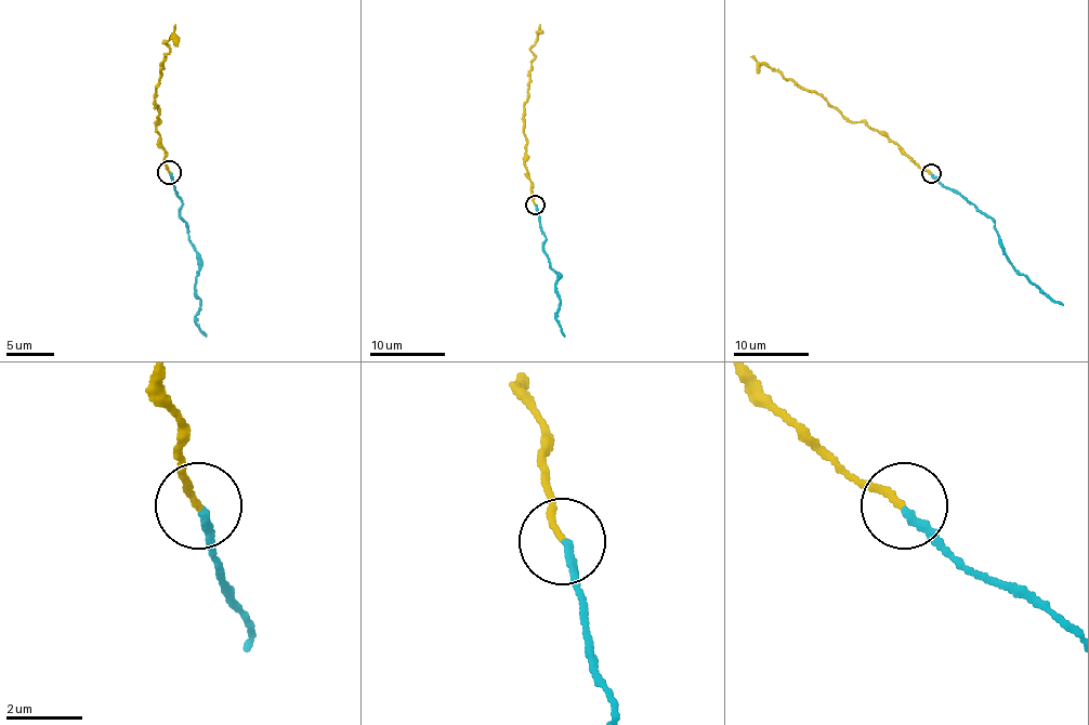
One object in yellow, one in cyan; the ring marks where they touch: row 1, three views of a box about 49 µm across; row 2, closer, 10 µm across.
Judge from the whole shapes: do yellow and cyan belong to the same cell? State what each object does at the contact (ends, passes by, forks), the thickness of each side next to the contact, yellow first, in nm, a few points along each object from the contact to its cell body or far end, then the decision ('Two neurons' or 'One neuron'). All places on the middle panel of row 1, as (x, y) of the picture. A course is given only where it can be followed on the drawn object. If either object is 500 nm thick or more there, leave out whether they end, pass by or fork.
At the ring yellow ends. At the ring cyan ends. Thickness 170 nm (yellow) against 220 nm. Course of yellow: (535, 206), (525, 160), (523, 103), (535, 57), (530, 47), (540, 24). Course of cyan: (535, 206), (546, 237), (543, 251), (550, 267), (559, 275), (558, 318), (565, 335). Two neurons

